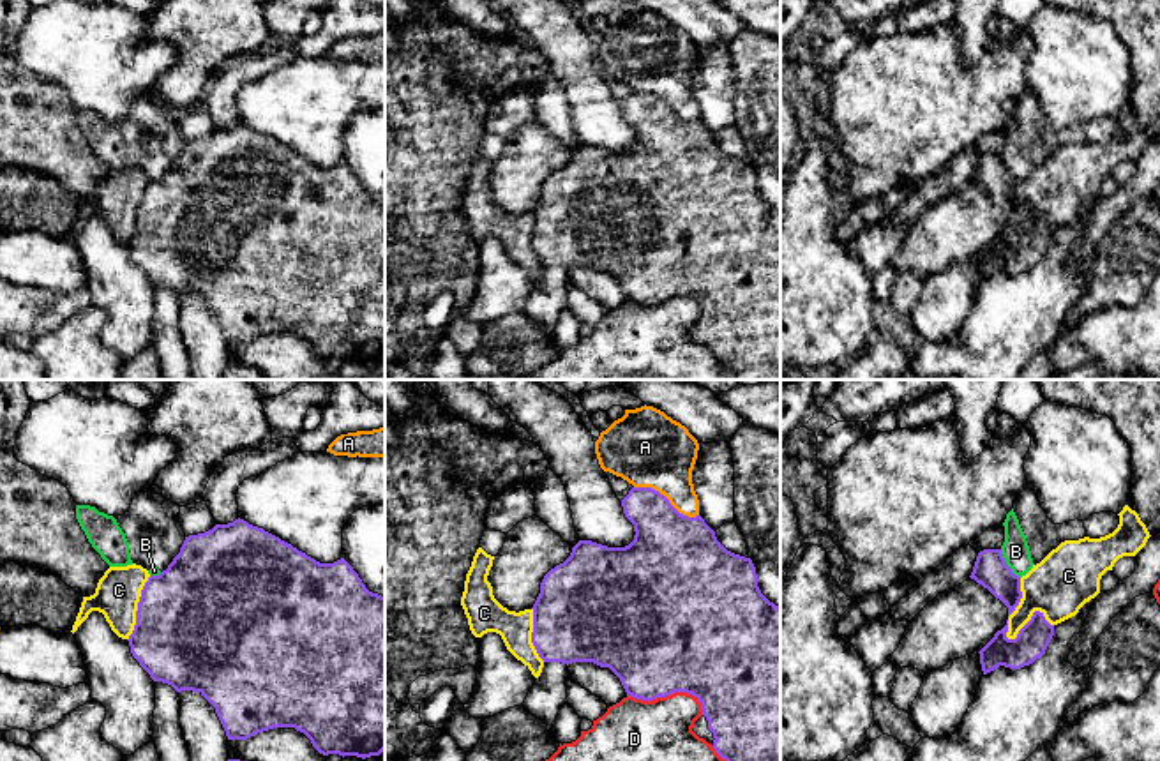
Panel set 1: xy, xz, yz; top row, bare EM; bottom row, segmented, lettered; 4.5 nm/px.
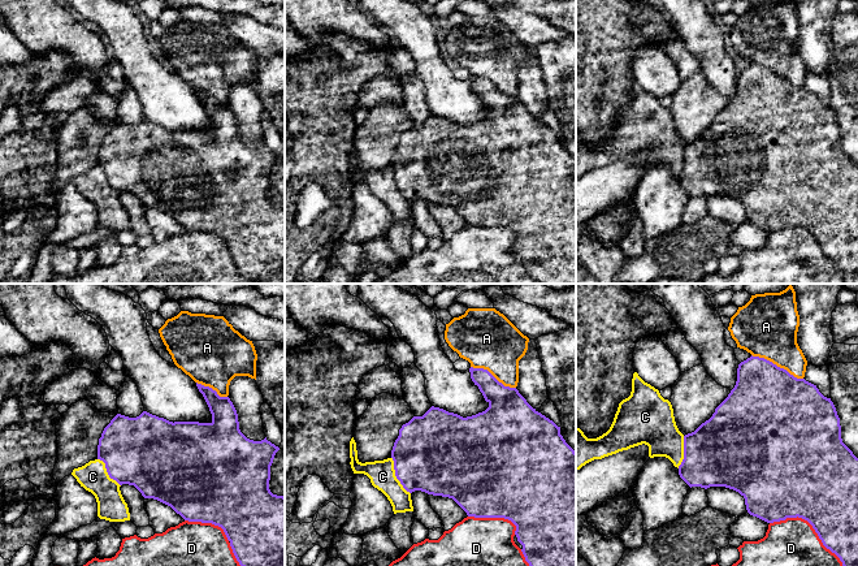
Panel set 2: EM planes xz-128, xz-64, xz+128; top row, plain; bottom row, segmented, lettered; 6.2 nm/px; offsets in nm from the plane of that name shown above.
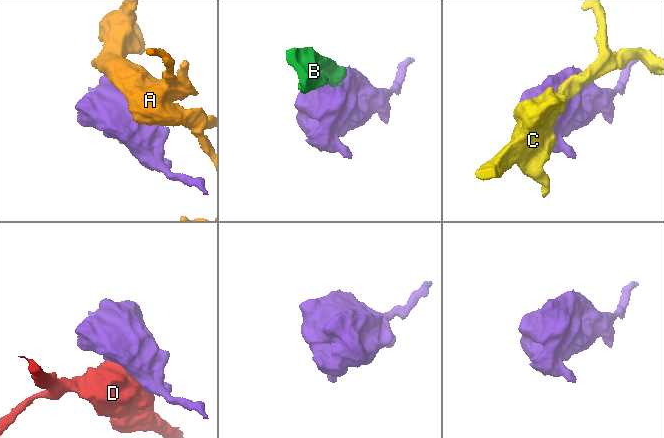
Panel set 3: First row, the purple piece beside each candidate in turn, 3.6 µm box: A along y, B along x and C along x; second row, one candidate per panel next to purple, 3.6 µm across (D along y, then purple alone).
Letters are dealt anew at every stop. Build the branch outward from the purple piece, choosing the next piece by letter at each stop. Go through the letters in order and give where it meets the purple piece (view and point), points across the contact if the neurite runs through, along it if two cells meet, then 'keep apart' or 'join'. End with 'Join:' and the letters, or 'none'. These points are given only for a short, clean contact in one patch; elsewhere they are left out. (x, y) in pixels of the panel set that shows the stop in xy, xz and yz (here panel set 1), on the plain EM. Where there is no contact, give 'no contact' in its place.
A: meets purple in xz at (666, 103); keep apart
B: meets purple in yz at (1005, 168); border along yz (1000, 154), (1005, 168), (1019, 182); keep apart
C: meets purple in yz at (1030, 225); keep apart
D: meets purple in xz at (670, 299); keep apart
Join: none

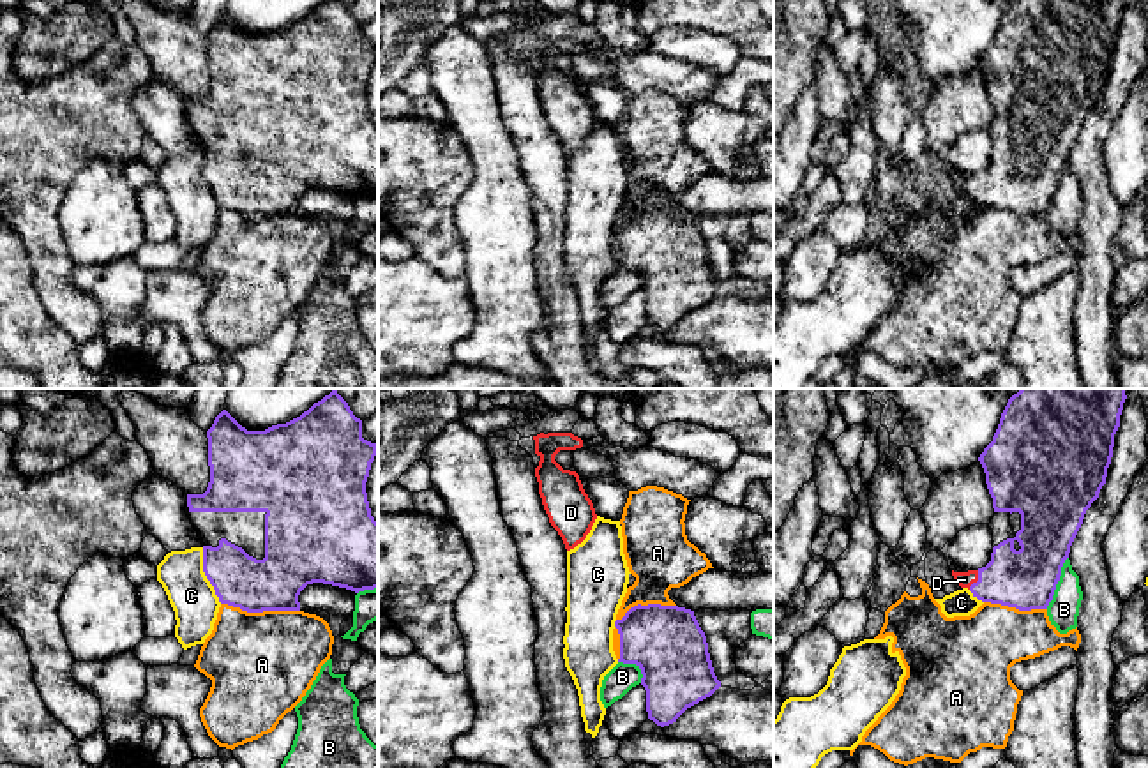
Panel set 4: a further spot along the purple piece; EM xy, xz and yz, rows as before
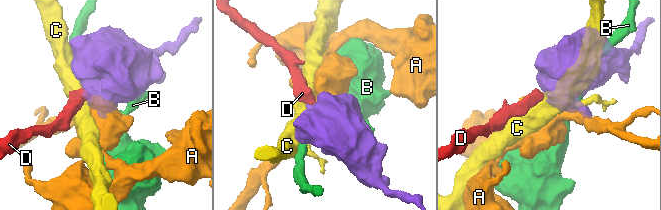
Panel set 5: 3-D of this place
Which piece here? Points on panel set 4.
A: meets purple in xy at (260, 216); border along xy (221, 207), (248, 216), (299, 216); keep apart
B: meets purple in yz at (1057, 188); keep apart
C: meets purple in xy at (205, 179); keep apart
D: meets purple in yz at (979, 184); runs through yz (1025, 184), (979, 184), (965, 184); join
Join: D

